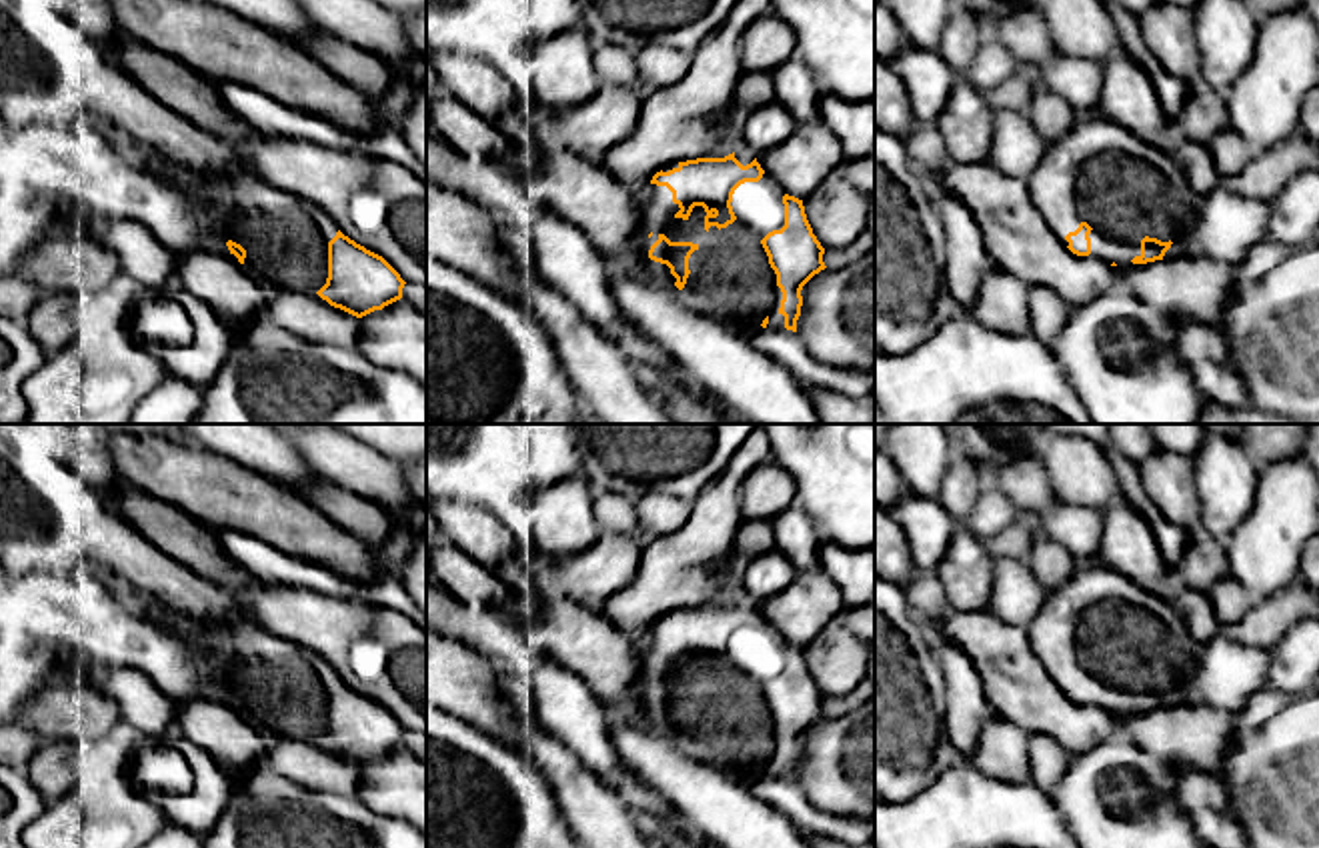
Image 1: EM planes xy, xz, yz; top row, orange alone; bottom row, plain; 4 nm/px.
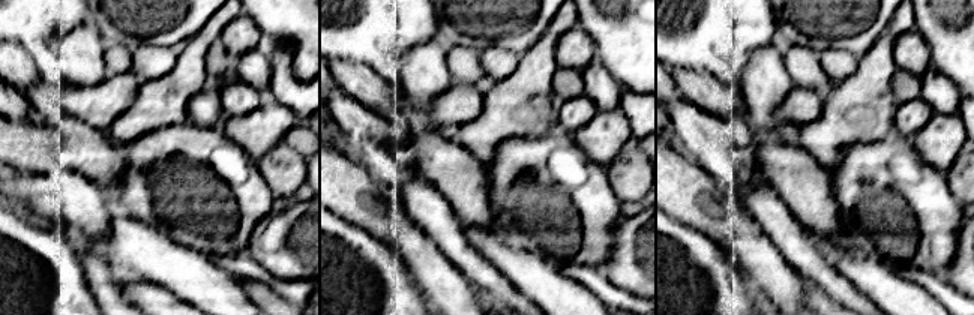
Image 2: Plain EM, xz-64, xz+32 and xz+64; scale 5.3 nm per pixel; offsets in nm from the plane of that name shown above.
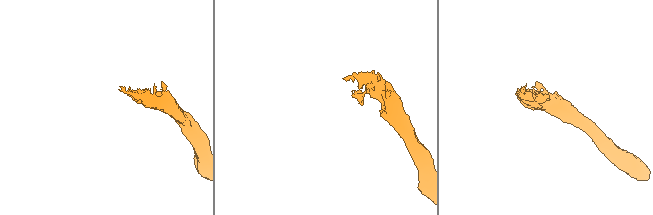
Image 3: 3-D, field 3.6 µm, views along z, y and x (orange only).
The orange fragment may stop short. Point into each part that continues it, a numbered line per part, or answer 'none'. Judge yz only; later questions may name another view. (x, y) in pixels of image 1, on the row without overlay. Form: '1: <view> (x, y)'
1: yz (1099, 620)

